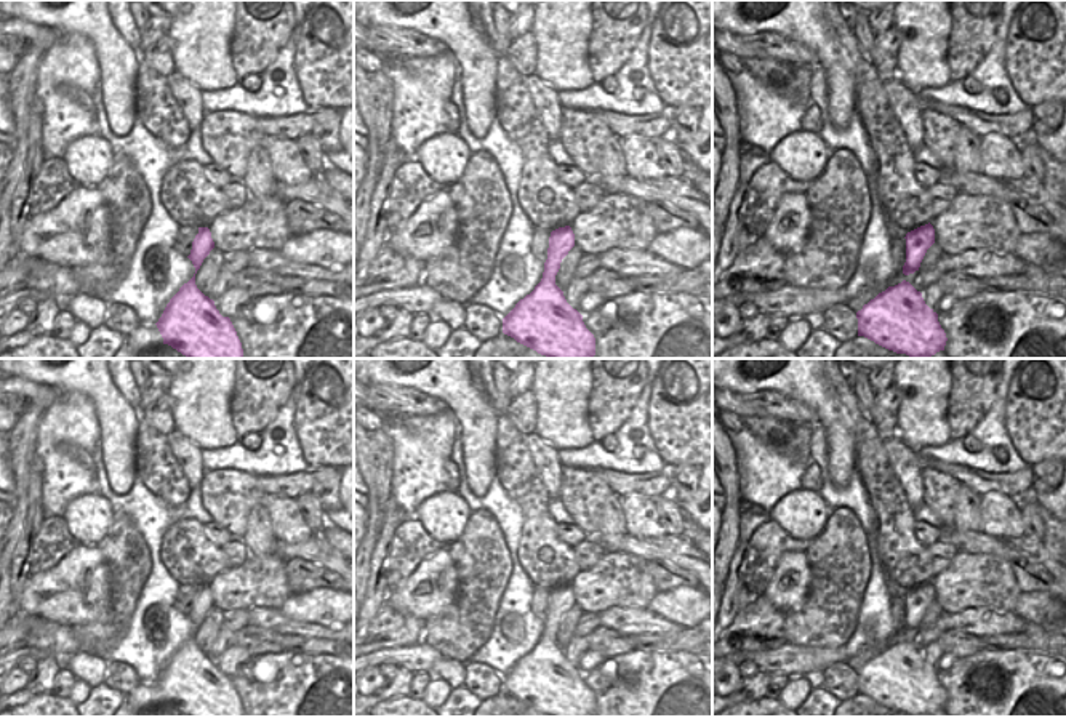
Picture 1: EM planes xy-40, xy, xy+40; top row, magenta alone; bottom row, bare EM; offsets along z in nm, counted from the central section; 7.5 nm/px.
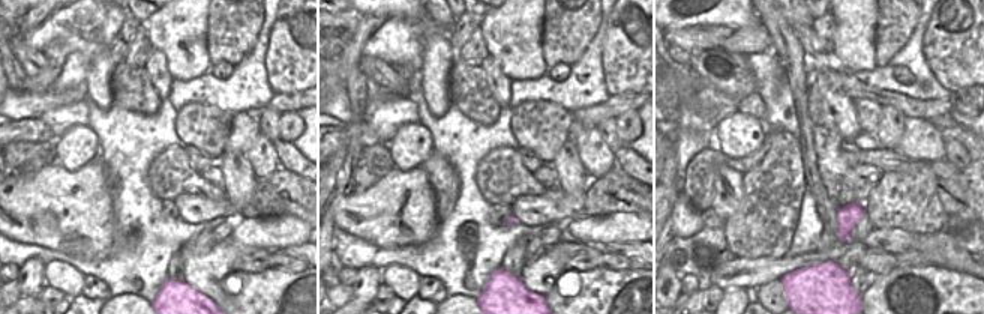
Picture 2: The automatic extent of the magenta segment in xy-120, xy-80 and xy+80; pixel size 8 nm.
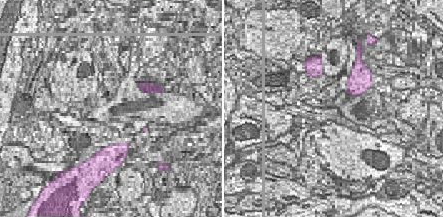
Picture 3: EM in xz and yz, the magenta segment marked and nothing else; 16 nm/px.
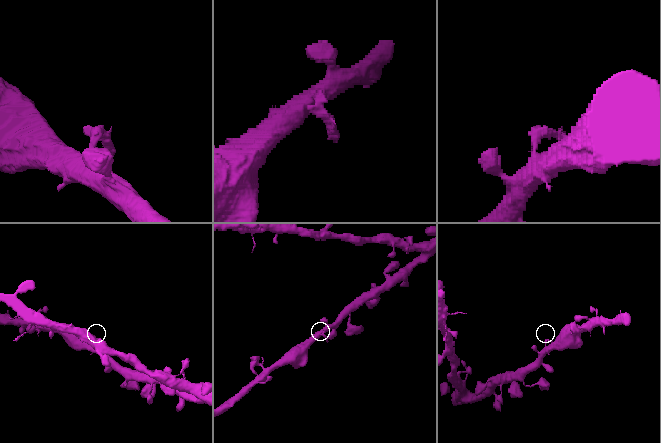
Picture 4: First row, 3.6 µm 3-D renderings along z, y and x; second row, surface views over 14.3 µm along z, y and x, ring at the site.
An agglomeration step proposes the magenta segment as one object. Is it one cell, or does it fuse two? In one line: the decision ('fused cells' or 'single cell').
single cell

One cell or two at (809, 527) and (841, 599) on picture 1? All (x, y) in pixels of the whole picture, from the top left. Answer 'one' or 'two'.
two

